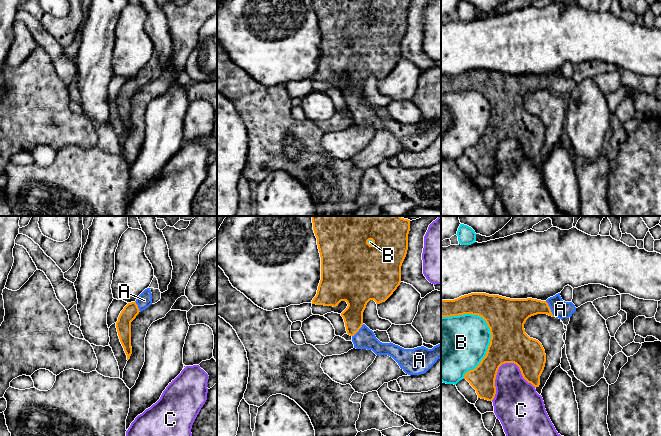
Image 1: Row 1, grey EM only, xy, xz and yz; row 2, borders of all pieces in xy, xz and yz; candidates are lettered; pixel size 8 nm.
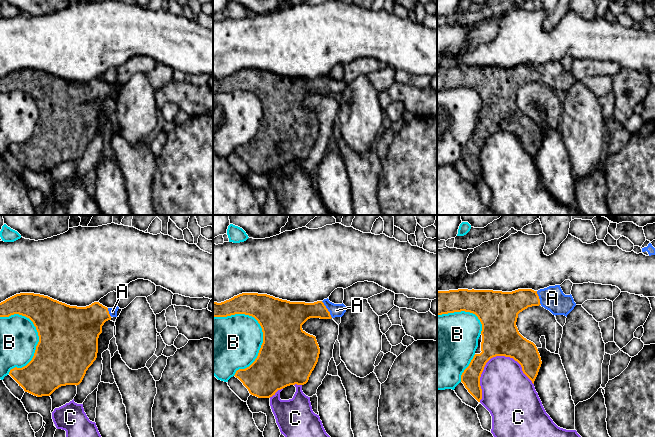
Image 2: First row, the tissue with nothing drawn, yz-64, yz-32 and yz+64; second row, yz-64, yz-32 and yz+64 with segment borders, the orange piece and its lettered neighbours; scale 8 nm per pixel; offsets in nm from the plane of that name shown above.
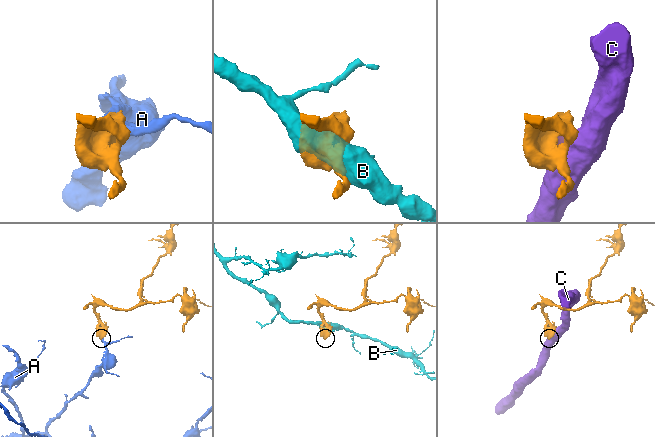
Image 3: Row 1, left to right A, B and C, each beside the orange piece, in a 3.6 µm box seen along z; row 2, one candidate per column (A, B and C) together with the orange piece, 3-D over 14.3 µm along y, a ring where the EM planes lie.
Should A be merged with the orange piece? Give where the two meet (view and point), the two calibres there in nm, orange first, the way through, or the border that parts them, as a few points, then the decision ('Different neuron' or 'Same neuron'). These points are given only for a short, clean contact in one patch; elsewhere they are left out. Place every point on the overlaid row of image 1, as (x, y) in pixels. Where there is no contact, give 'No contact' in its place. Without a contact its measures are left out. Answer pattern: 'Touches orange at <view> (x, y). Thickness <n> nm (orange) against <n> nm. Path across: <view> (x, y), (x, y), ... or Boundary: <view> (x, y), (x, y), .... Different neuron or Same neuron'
Touches orange at yz (550, 309). Thickness 190 nm (orange) against 150 nm. Path across: yz (519, 310), (523, 308), (550, 309), (560, 309). Same neuron

